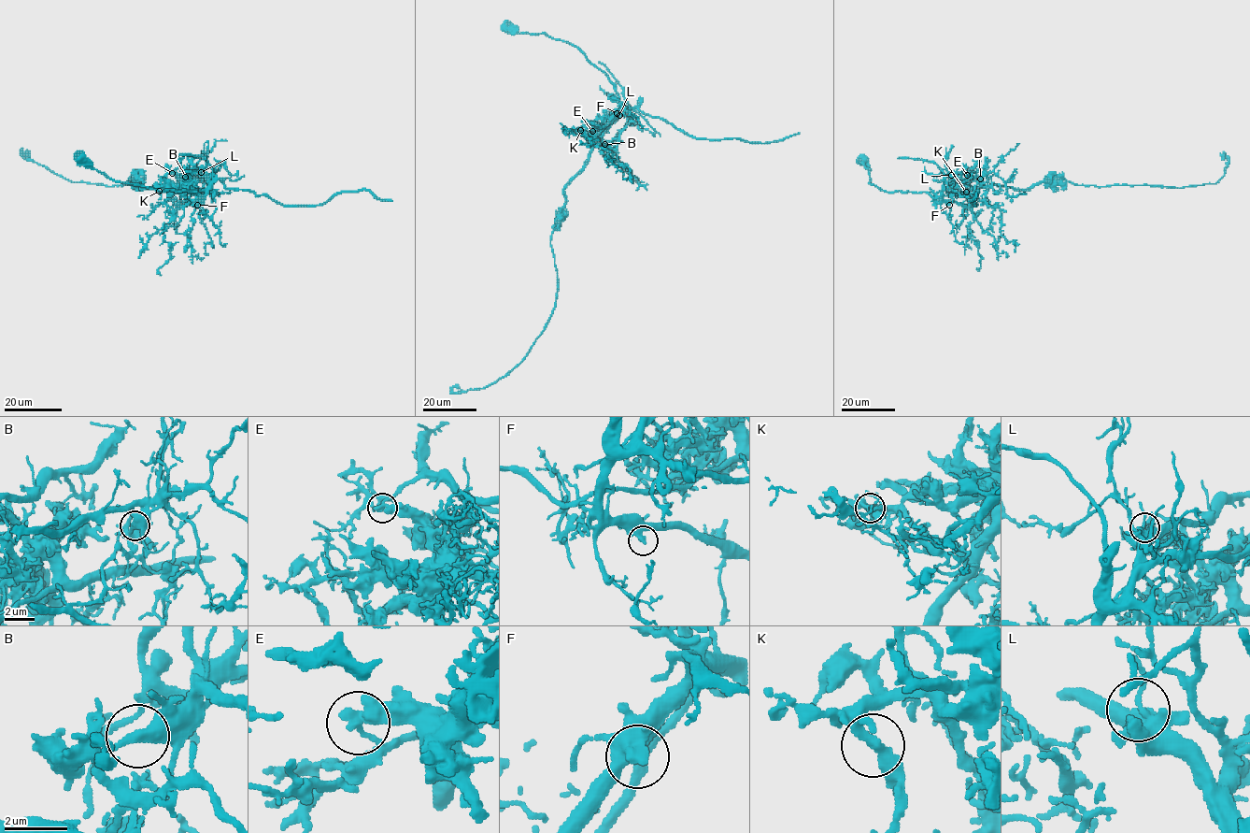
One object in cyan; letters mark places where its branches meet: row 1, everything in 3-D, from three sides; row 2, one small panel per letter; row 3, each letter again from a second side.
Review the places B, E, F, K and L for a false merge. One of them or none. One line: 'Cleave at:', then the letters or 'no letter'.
Cleave at: E

